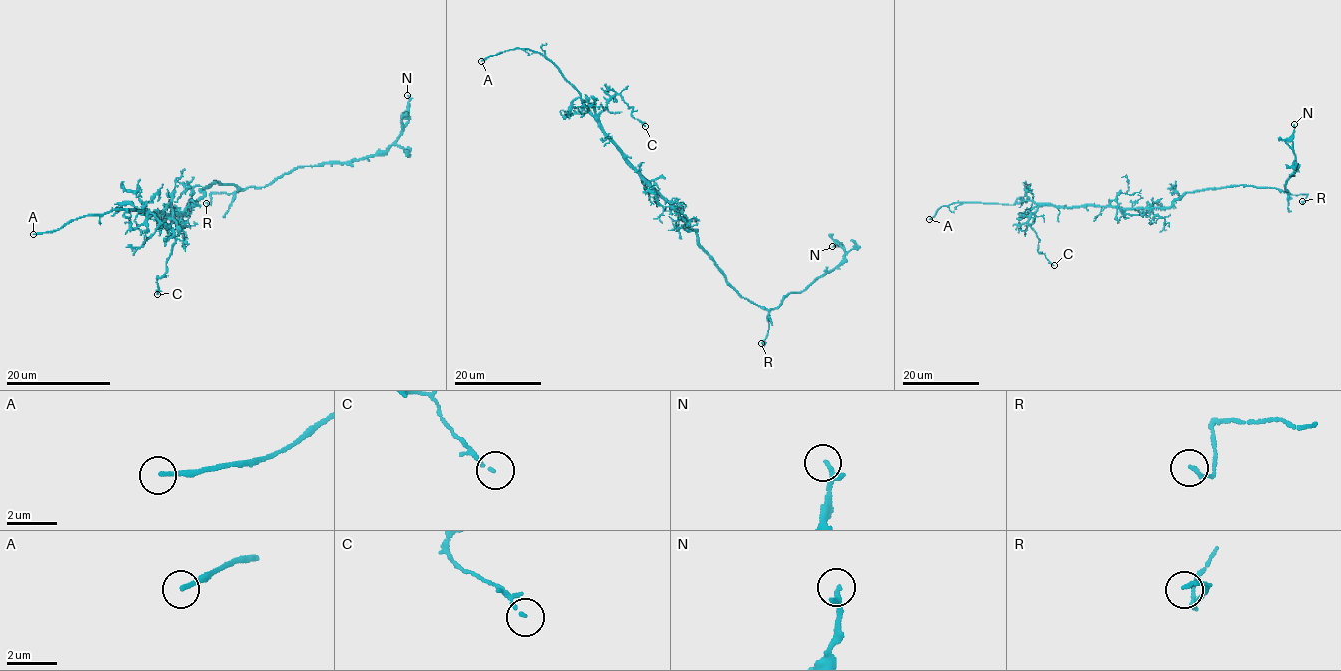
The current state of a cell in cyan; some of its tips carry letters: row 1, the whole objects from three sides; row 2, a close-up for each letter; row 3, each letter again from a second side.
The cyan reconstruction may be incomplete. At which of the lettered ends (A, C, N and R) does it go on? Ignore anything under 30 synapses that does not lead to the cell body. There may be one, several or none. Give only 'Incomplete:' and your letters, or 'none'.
Incomplete: A

